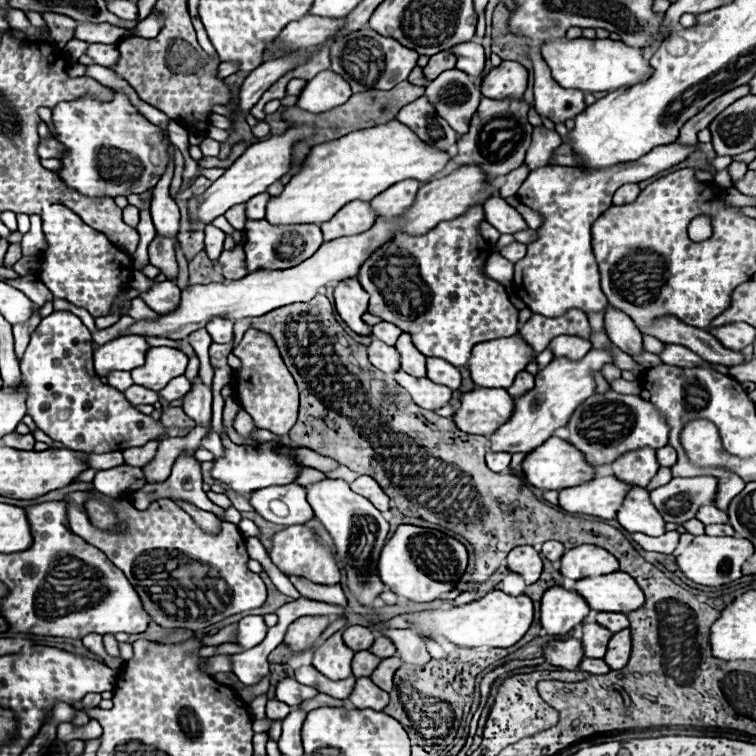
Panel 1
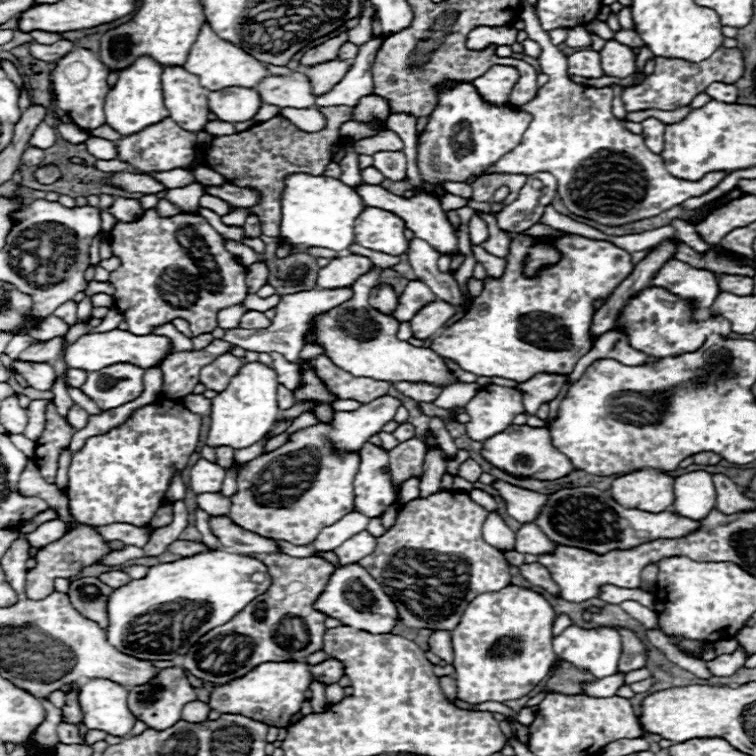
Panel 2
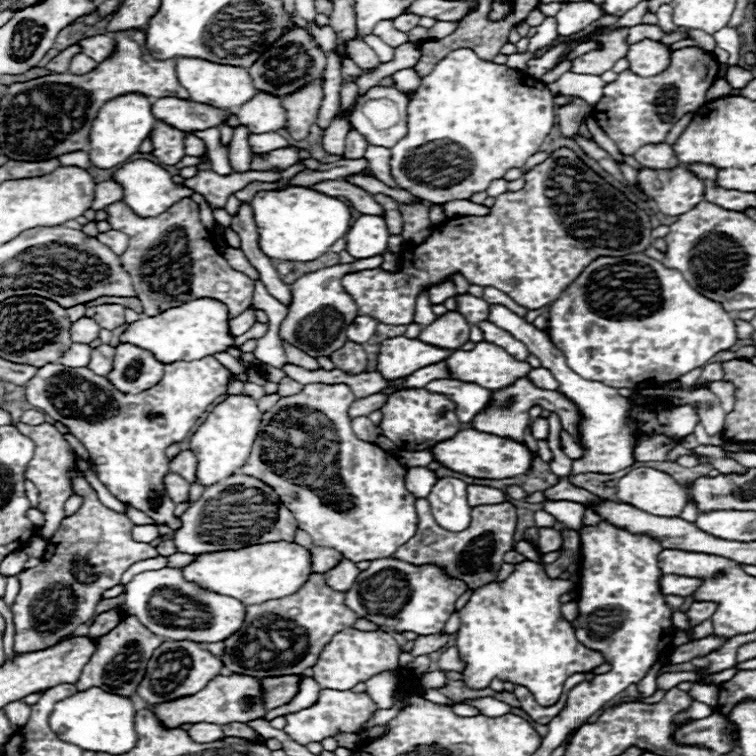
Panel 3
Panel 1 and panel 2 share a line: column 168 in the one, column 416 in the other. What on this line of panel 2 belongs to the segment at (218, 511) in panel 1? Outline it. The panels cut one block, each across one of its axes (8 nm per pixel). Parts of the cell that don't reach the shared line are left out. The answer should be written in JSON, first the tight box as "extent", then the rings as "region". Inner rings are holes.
{"extent":[396,478,420,504],"region":[[[408,478],[406,482],[402,482],[396,490],[396,496],[398,496],[398,502],[404,504],[404,502],[410,502],[410,500],[416,500],[420,496],[420,478]]]}

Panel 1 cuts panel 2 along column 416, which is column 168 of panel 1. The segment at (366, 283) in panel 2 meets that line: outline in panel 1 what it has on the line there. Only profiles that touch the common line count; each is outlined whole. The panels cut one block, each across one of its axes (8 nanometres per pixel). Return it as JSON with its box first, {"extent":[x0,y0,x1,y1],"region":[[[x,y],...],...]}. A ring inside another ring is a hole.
{"extent":[132,346,188,390],"region":[[[154,346],[148,350],[146,364],[132,370],[132,380],[138,386],[146,386],[150,390],[162,390],[172,378],[184,374],[188,364],[188,356],[176,348]]]}

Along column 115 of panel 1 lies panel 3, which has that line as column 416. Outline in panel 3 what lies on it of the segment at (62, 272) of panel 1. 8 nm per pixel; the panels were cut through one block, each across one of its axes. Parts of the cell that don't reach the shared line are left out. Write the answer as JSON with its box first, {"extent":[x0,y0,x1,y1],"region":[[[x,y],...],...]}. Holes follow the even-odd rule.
{"extent":[342,148,652,326],"region":[[[558,148],[554,152],[548,154],[548,158],[534,166],[530,172],[524,174],[524,188],[518,190],[518,192],[504,192],[496,198],[496,204],[490,208],[490,212],[486,216],[458,216],[458,218],[448,218],[446,222],[442,222],[440,226],[436,226],[432,230],[432,234],[422,242],[422,244],[416,244],[416,246],[408,246],[402,254],[400,254],[400,270],[398,272],[386,272],[382,268],[376,268],[376,270],[364,270],[364,272],[352,272],[352,274],[346,274],[342,278],[342,286],[344,290],[352,296],[352,300],[356,302],[358,306],[358,314],[366,314],[382,324],[394,324],[394,326],[400,326],[400,324],[410,324],[412,318],[414,318],[414,310],[416,310],[416,298],[420,296],[420,292],[436,286],[436,284],[444,284],[444,282],[450,282],[454,274],[462,274],[470,284],[476,284],[476,286],[494,286],[502,292],[506,292],[516,304],[524,306],[526,310],[538,310],[550,302],[554,302],[560,294],[560,290],[564,290],[564,286],[572,284],[576,280],[576,276],[584,270],[584,266],[588,266],[594,258],[600,258],[600,256],[626,256],[626,254],[638,254],[638,252],[644,252],[650,244],[652,244],[652,224],[650,224],[650,216],[638,208],[634,202],[630,202],[618,188],[614,188],[612,184],[608,184],[602,176],[598,176],[592,168],[588,168],[570,148]]]}

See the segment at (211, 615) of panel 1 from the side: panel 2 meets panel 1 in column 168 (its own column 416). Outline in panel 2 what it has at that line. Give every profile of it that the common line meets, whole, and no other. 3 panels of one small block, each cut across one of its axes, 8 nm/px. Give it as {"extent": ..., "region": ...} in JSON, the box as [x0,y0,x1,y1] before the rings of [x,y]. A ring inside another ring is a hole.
{"extent":[358,492,510,632],"region":[[[438,492],[432,494],[432,498],[416,498],[400,506],[394,526],[378,536],[376,550],[358,562],[382,584],[382,588],[386,588],[386,594],[392,598],[398,618],[404,626],[450,632],[458,626],[466,606],[478,594],[498,592],[510,584],[510,566],[504,558],[504,552],[486,544],[482,538],[482,524],[486,516],[488,510],[472,502],[468,494]]]}

